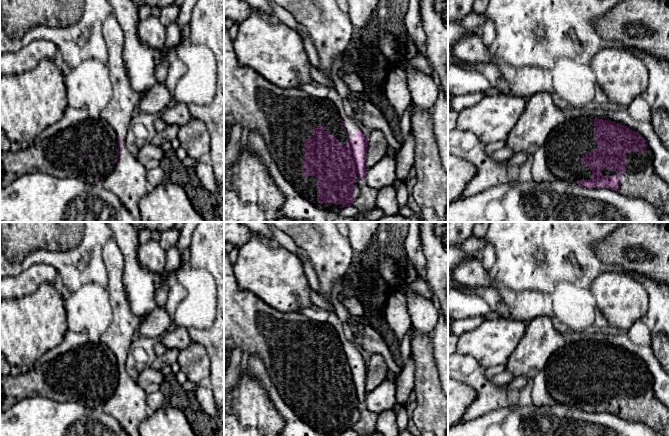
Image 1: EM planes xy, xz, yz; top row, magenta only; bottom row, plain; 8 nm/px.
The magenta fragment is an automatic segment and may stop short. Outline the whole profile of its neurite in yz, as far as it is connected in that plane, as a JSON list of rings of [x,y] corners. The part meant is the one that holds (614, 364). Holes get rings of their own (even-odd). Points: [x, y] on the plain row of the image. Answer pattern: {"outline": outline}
{"outline": [[[589,340],[566,343],[552,354],[543,371],[546,376],[548,393],[557,403],[576,406],[589,413],[609,412],[631,422],[645,423],[659,436],[669,436],[669,408],[655,397],[653,376],[648,371],[646,364],[629,351]]]}

